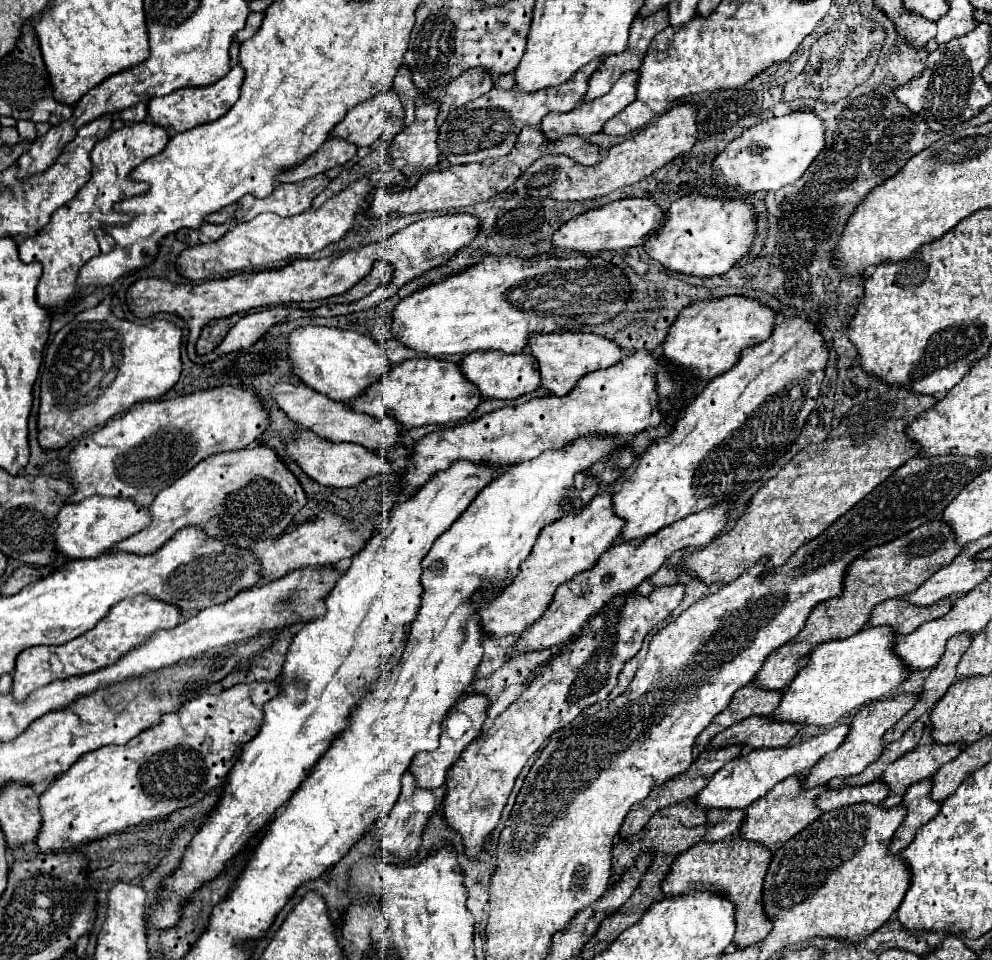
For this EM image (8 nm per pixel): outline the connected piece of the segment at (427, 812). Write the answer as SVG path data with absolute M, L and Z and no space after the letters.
M406 771L404 777L402 777L402 791L400 791L400 797L398 797L396 805L390 809L390 813L386 817L380 817L372 825L370 833L376 841L380 841L380 845L382 845L380 849L390 851L392 855L396 855L402 861L412 859L412 857L416 857L418 847L422 845L422 833L428 825L430 815L434 813L434 805L436 805L436 799L434 799L432 791L424 791L424 789L416 787L412 775Z

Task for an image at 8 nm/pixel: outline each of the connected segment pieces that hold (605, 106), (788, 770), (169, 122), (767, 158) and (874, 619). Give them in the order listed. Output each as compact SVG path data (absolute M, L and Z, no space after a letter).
M630 71L630 75L622 75L622 79L614 83L614 87L608 95L604 95L600 99L594 99L592 103L580 103L572 113L550 113L548 117L544 117L542 123L540 123L540 131L544 133L546 141L554 143L554 141L558 141L560 137L566 137L566 135L588 137L588 135L594 135L594 133L602 131L602 127L608 119L612 119L614 115L624 111L634 101L636 87L632 87L632 79L636 79L634 71Z
M834 725L798 745L792 747L762 747L762 749L750 749L750 753L740 755L738 759L730 761L728 765L724 765L712 779L710 783L700 791L700 795L696 797L696 803L708 809L746 809L750 803L754 803L756 799L764 797L776 783L780 783L782 779L796 775L796 773L808 773L822 755L838 749L846 735L848 735L850 725Z
M240 65L232 67L228 71L228 75L222 77L218 83L208 85L208 87L186 87L186 89L178 89L166 97L154 97L148 101L148 115L152 119L152 123L164 127L170 133L182 133L188 131L192 127L210 123L214 119L220 119L222 115L226 115L232 105L238 101L240 95L240 87L242 87L242 79L244 79L244 69Z
M798 109L782 117L766 119L754 127L748 127L714 159L714 167L722 167L716 173L716 181L740 187L746 193L776 191L790 185L806 173L816 155L824 149L824 133L826 125L812 109Z
M888 599L874 607L868 625L892 625L896 633L908 635L916 631L922 623L942 617L948 609L952 609L950 599L942 599L940 603L932 603L928 607L916 607L906 599Z

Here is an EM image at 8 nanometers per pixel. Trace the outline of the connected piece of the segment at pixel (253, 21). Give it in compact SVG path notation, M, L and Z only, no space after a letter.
M250 13L248 19L246 19L246 25L240 29L240 33L234 35L234 41L236 43L242 43L246 39L250 39L262 25L262 13Z

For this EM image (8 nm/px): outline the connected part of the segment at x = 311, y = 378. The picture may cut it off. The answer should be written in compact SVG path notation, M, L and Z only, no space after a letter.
M302 327L292 331L288 353L292 361L292 371L304 385L344 403L360 397L390 369L388 357L376 341L356 331L334 327Z

